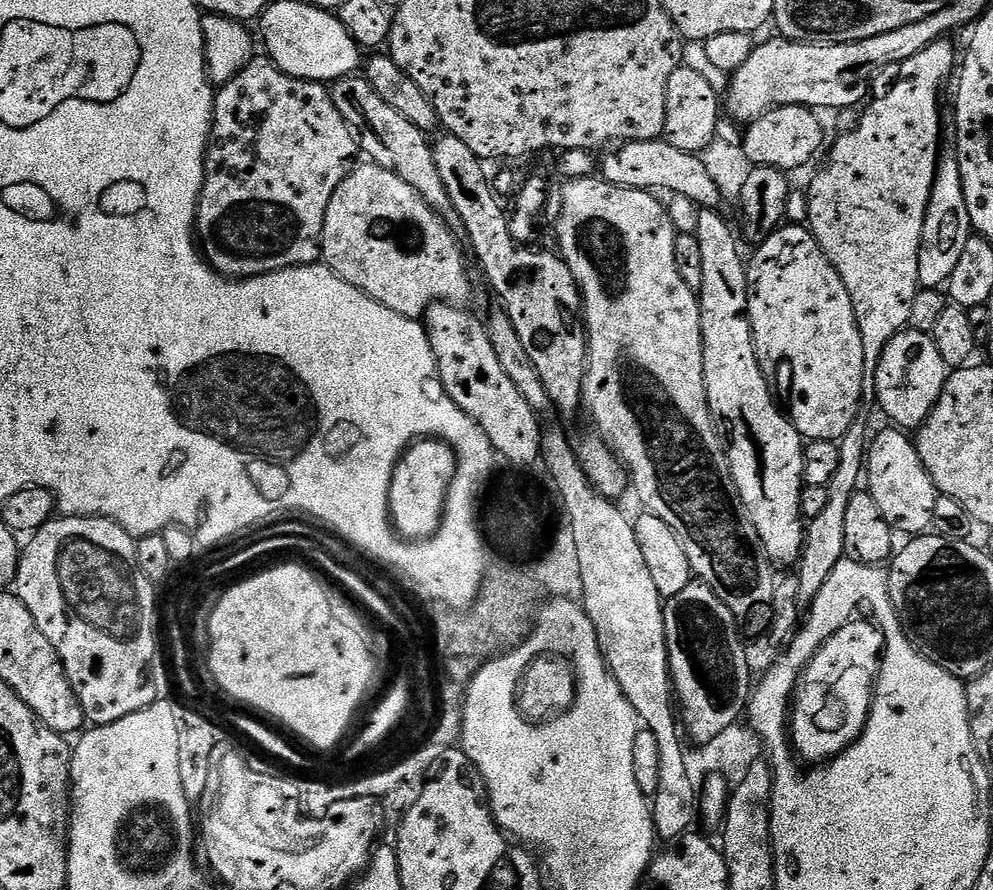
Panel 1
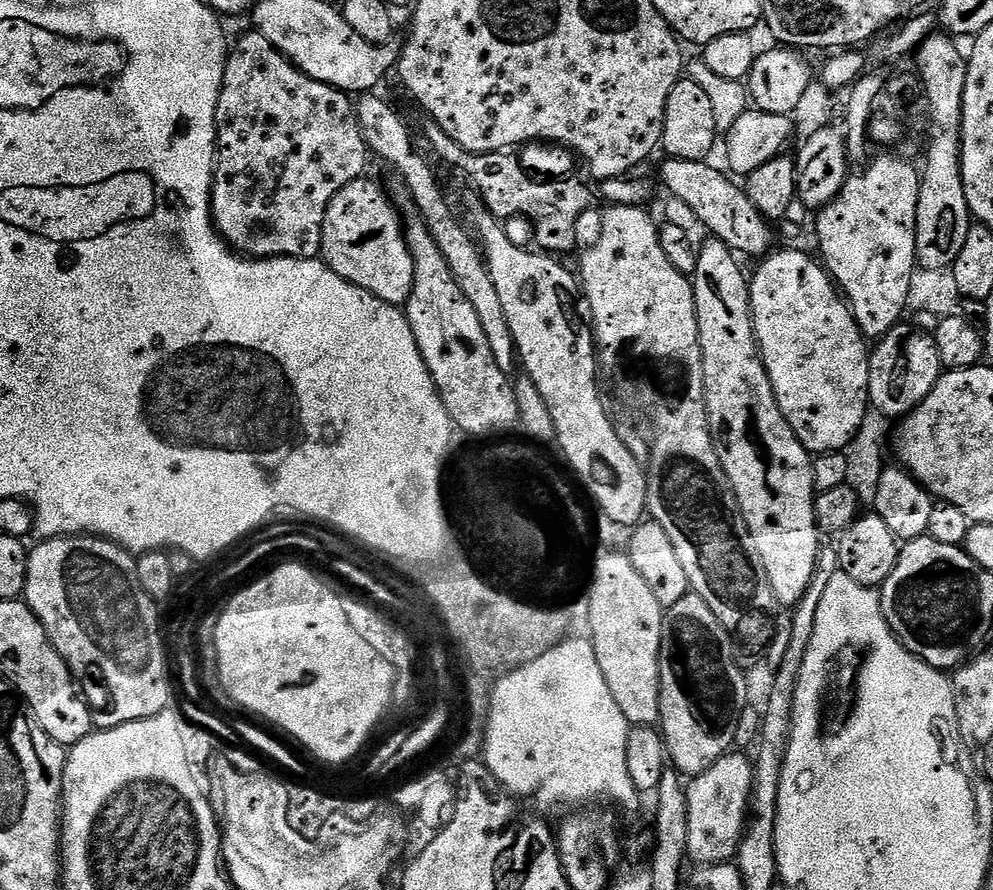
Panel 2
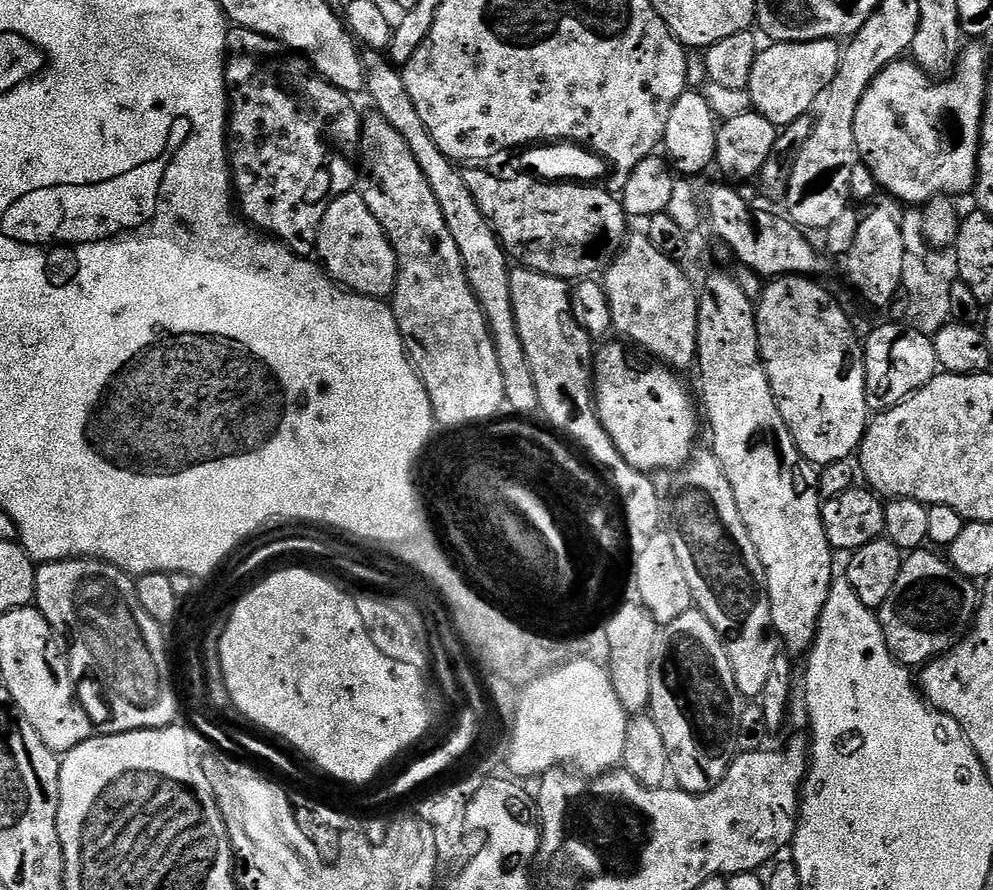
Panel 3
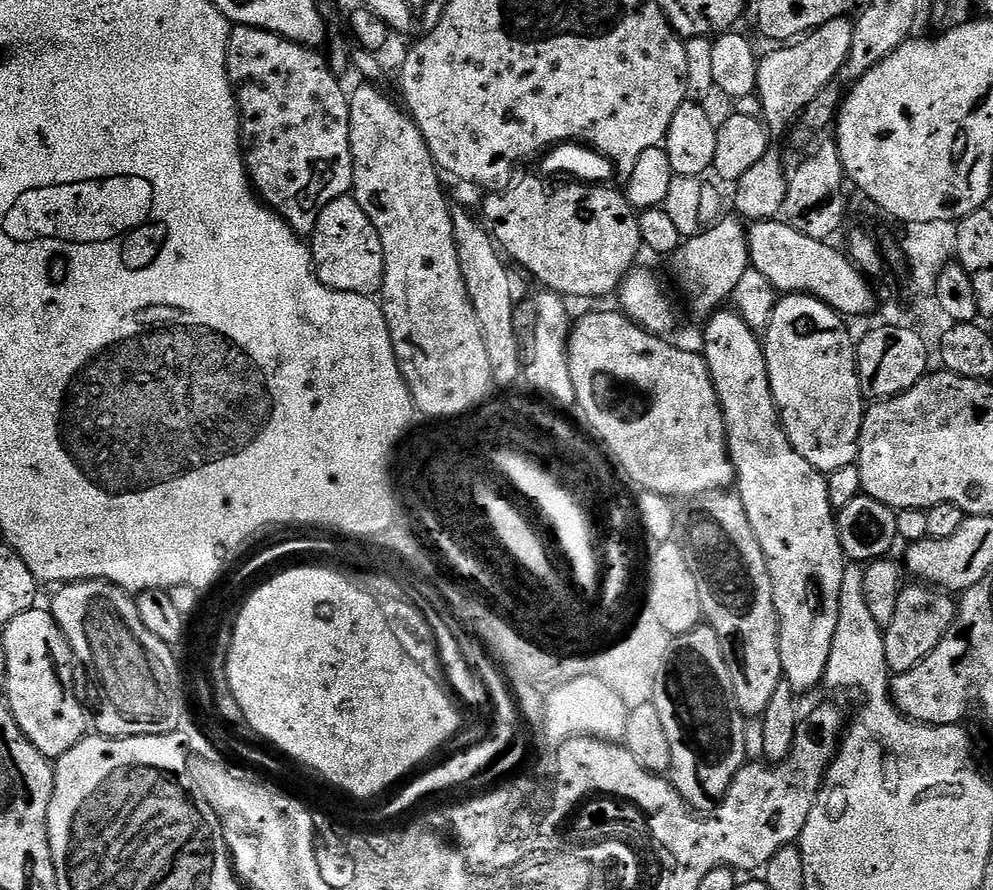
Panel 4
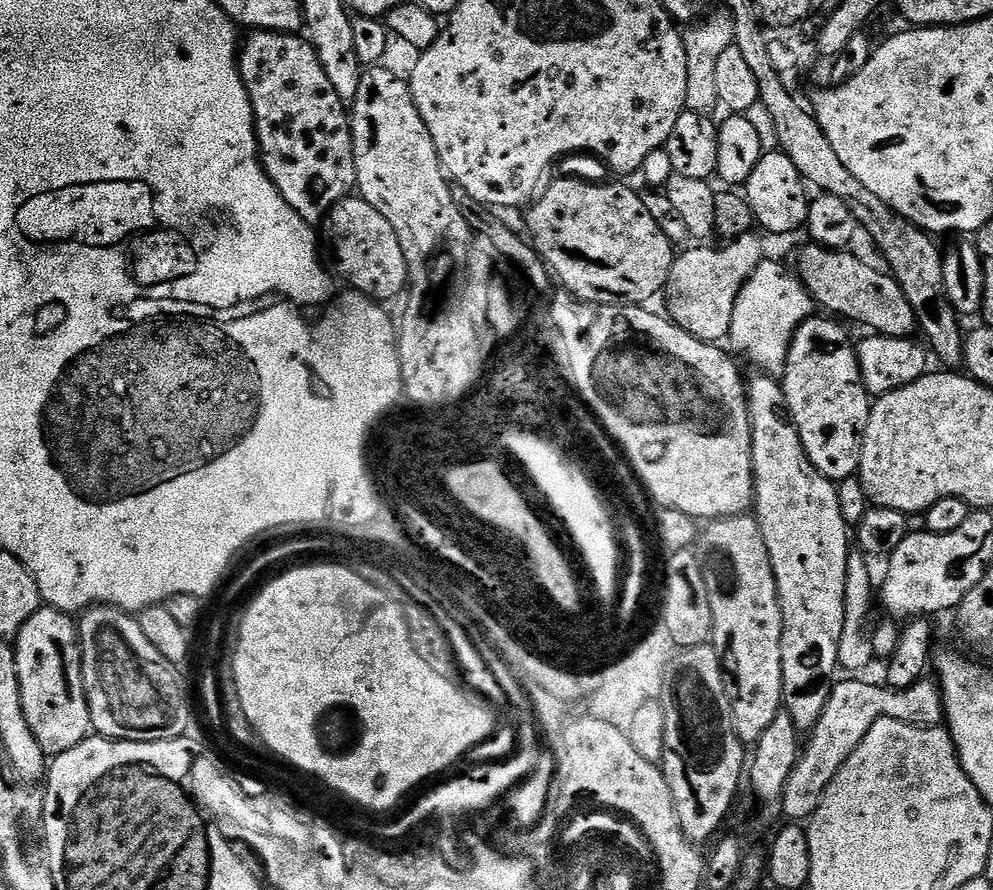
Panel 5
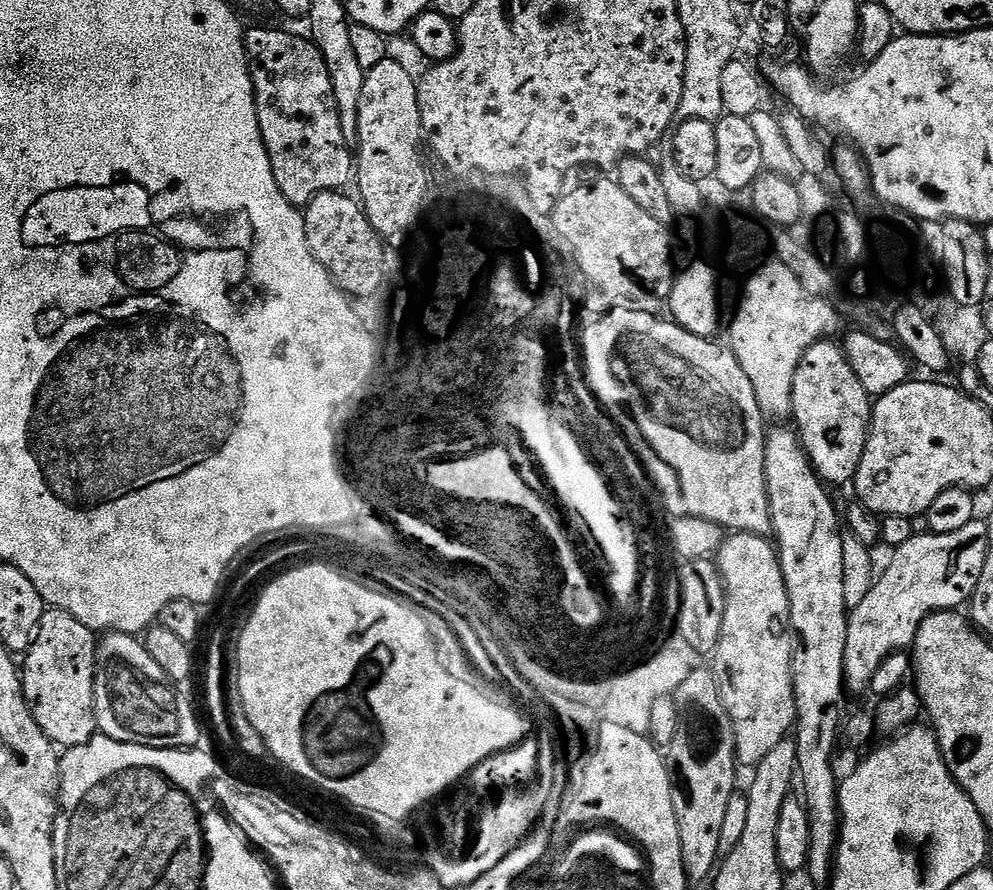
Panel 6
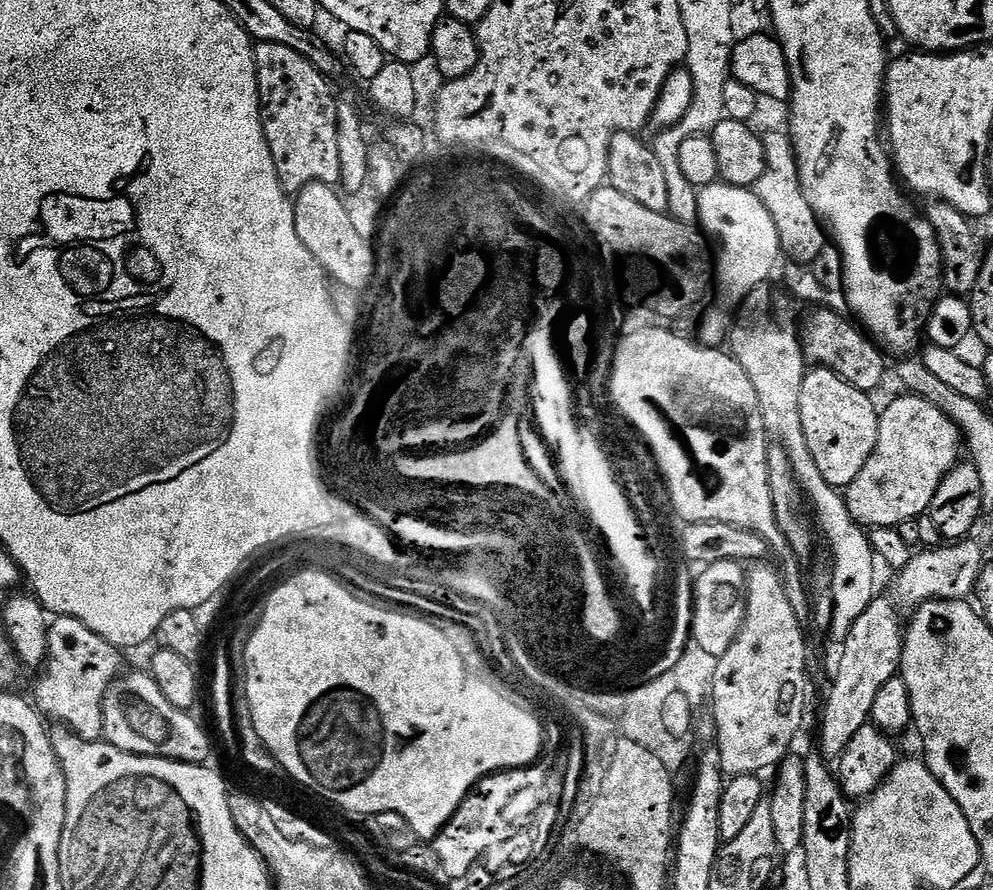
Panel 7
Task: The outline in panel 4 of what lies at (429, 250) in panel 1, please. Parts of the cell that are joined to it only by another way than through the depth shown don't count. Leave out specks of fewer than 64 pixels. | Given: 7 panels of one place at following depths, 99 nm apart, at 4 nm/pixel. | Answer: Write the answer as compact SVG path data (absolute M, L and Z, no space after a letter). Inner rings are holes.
M351 195L340 196L322 214L310 237L312 263L318 279L339 292L375 297L384 286L384 255L378 230Z

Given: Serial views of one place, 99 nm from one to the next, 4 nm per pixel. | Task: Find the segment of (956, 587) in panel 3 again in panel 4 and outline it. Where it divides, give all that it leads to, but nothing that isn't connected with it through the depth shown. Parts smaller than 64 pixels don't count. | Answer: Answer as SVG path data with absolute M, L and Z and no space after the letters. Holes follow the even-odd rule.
M913 583L913 588L905 587L898 598L898 607L894 609L894 618L890 618L887 628L883 629L884 649L889 673L905 672L910 670L950 630L956 620L957 601L949 593L936 586L925 586L923 583Z

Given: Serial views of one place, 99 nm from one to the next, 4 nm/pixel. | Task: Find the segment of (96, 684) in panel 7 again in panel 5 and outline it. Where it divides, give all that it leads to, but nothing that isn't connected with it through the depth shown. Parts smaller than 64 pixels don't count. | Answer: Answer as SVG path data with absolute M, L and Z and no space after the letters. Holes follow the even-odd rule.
M41 606L14 637L18 686L22 690L22 710L34 738L49 757L62 754L88 739L92 719L84 693L78 624L69 613Z

